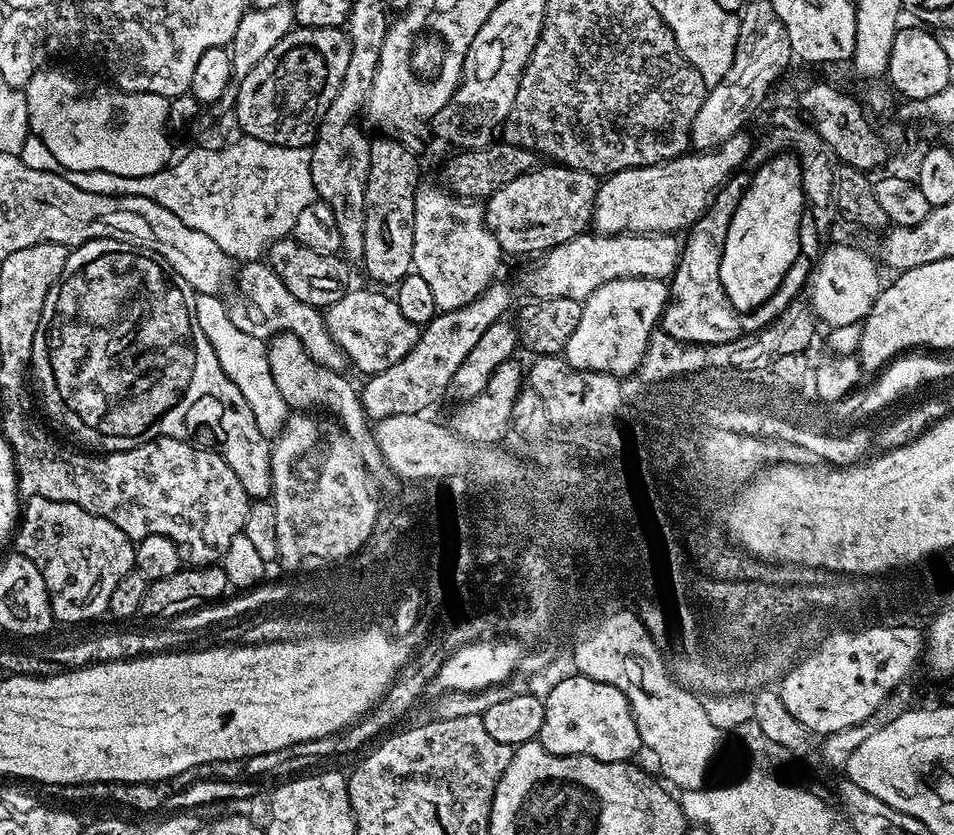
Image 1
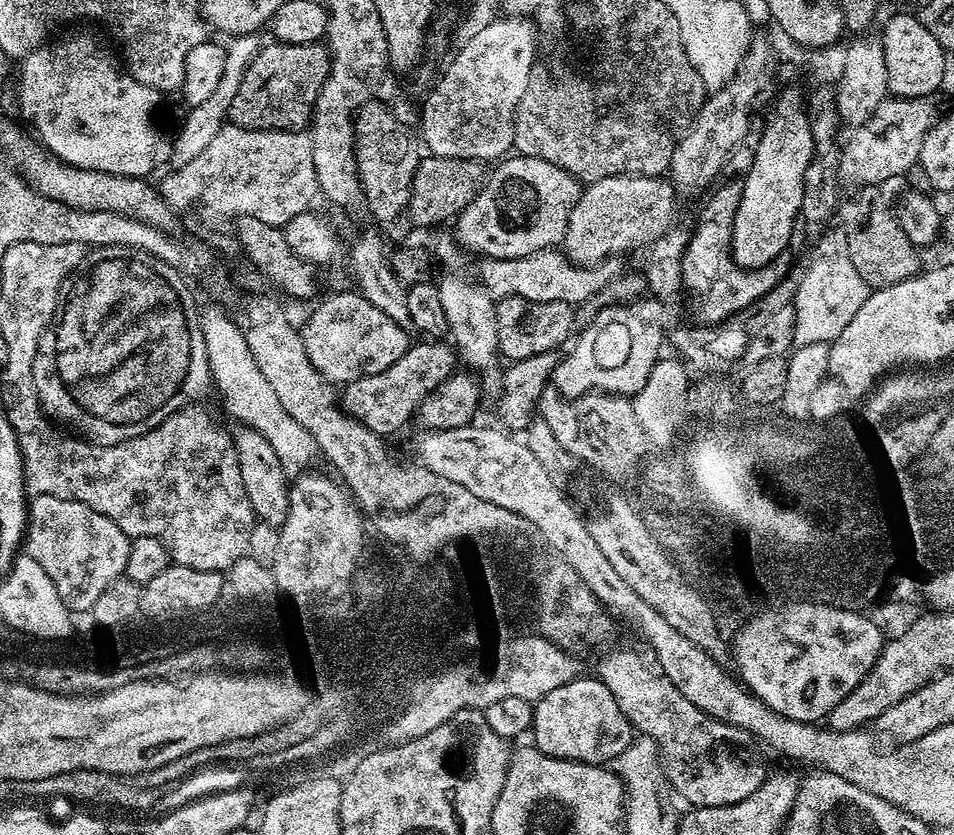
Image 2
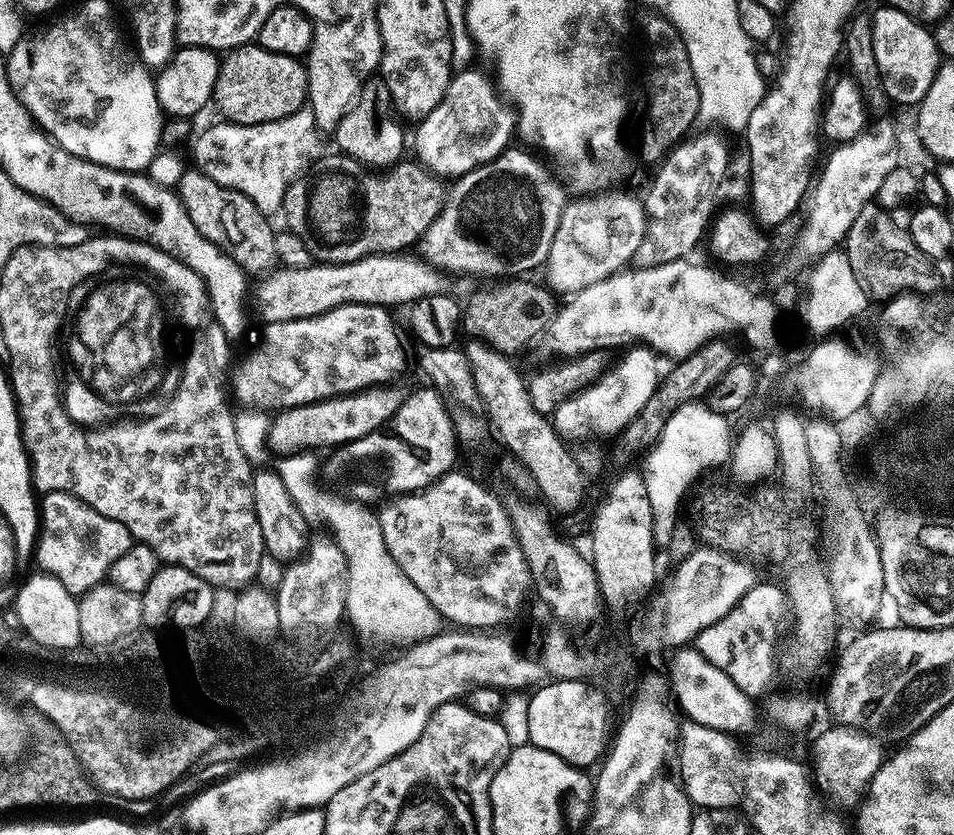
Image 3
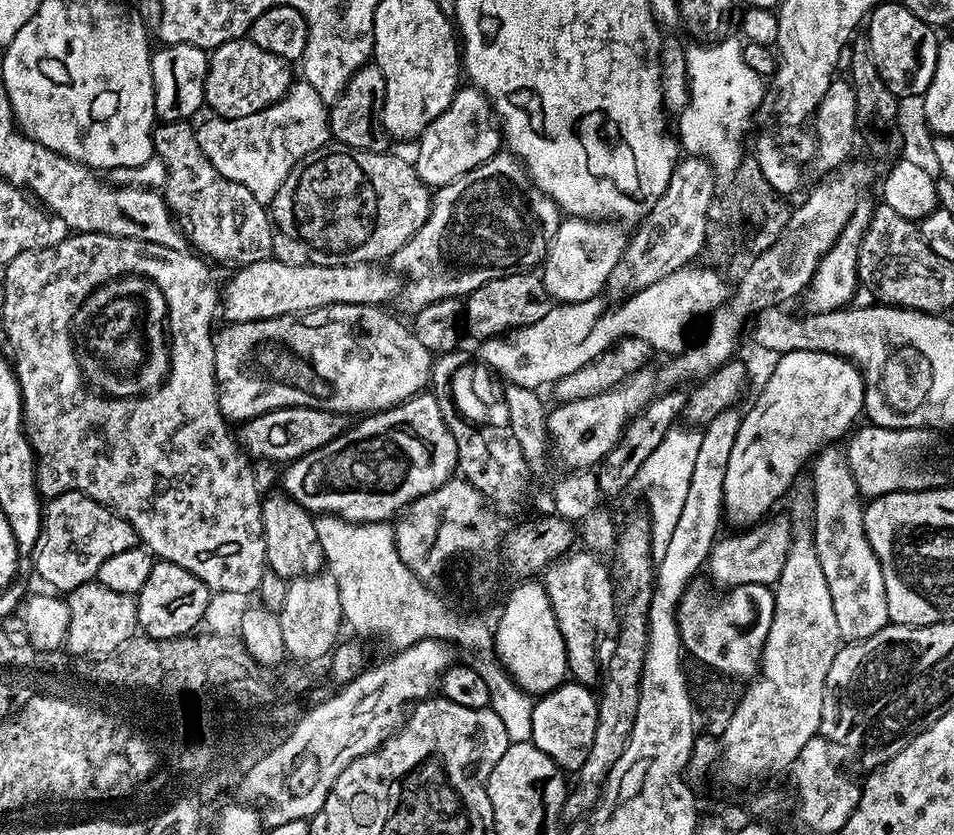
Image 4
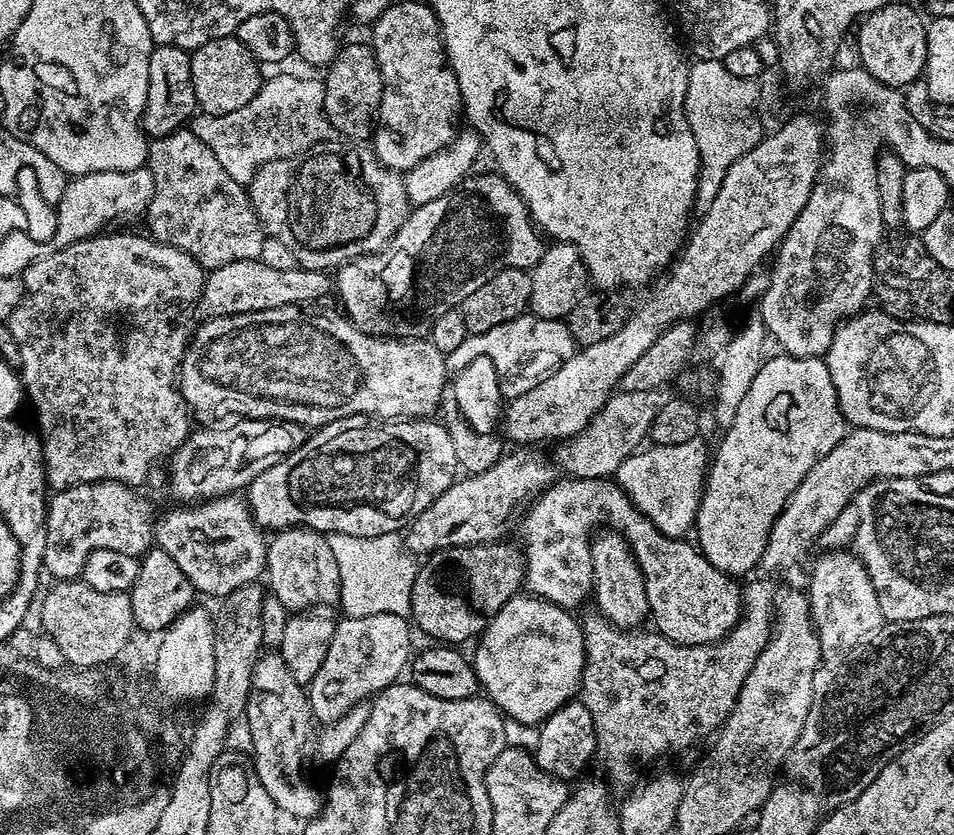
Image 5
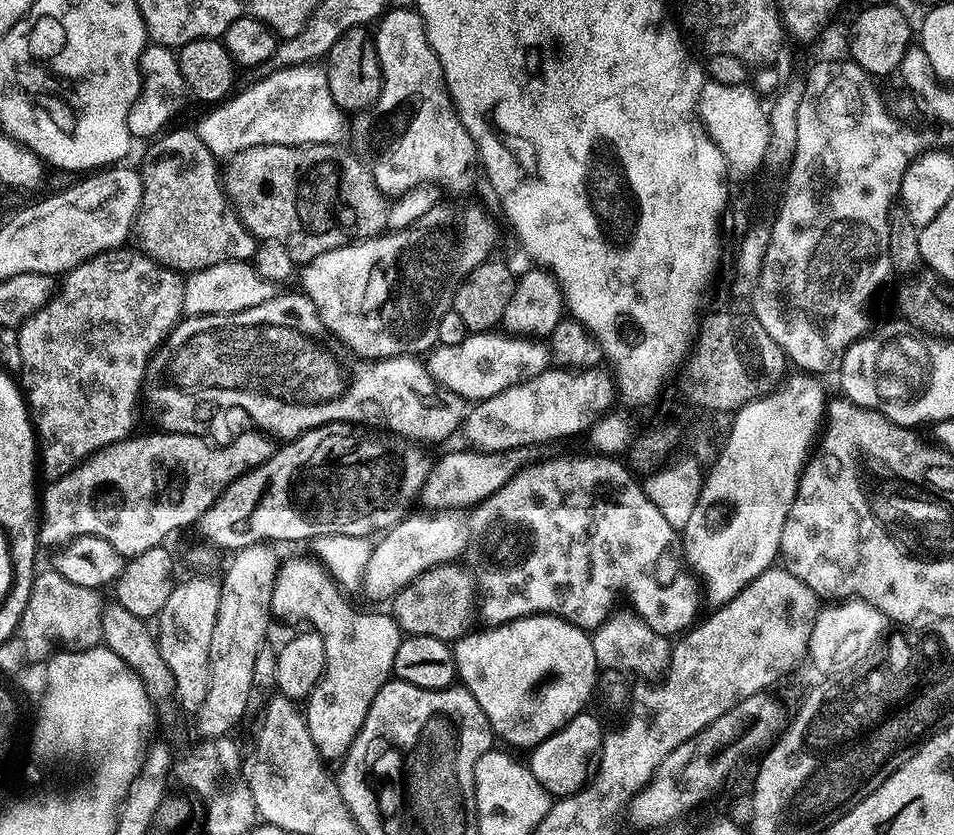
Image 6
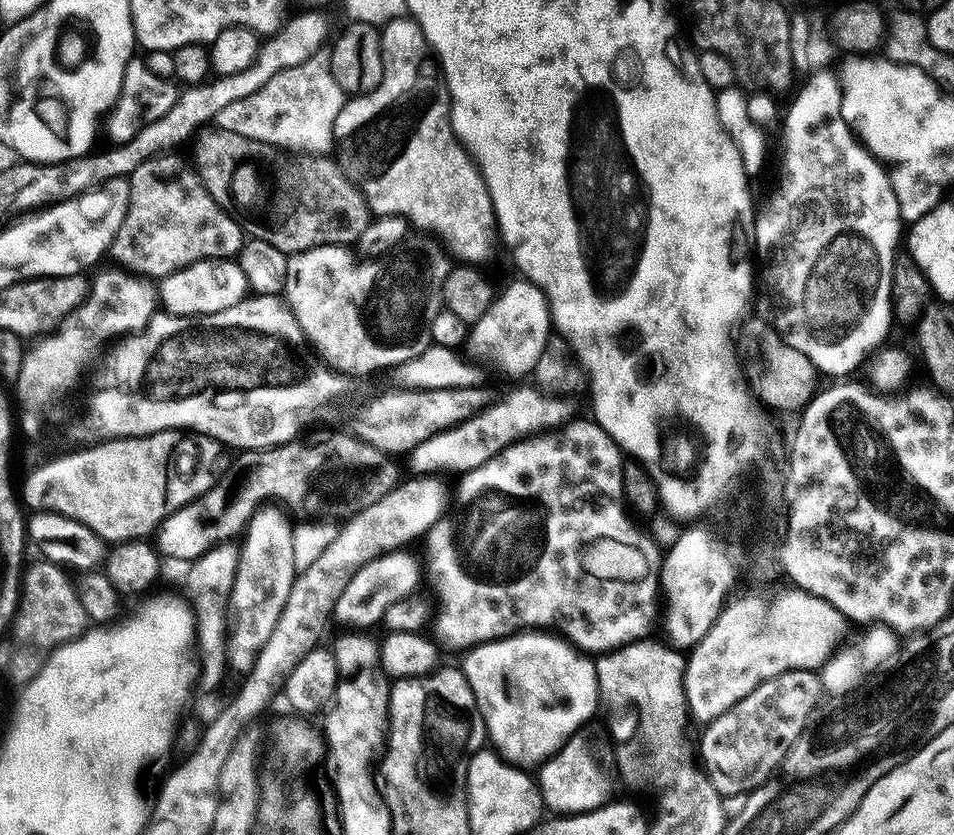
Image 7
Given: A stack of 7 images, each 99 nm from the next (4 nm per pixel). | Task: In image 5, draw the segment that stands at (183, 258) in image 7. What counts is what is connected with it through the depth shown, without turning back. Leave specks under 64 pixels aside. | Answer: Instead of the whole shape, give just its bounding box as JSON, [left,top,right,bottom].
[146,126,266,270]

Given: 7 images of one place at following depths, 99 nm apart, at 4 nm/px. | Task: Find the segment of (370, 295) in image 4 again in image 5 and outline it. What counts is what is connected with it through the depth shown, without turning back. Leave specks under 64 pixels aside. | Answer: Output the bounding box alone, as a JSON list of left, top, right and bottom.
[198,259,330,318]

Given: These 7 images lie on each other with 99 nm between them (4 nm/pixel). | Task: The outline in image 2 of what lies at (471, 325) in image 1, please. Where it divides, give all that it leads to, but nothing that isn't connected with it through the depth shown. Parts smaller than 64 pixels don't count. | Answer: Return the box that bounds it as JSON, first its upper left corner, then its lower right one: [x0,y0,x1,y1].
[342,342,458,438]

